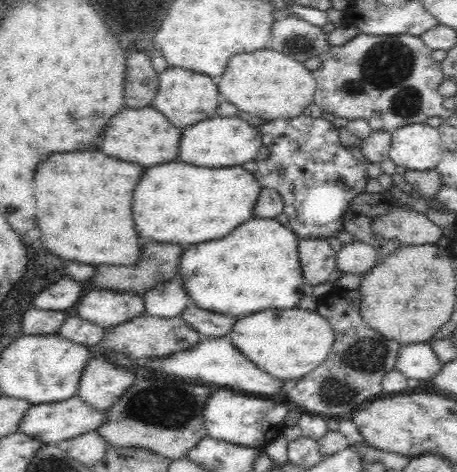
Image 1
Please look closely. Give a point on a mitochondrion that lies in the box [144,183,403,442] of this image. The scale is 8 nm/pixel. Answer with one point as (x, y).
(367, 355)

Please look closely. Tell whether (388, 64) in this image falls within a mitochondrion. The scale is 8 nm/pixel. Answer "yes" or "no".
yes

